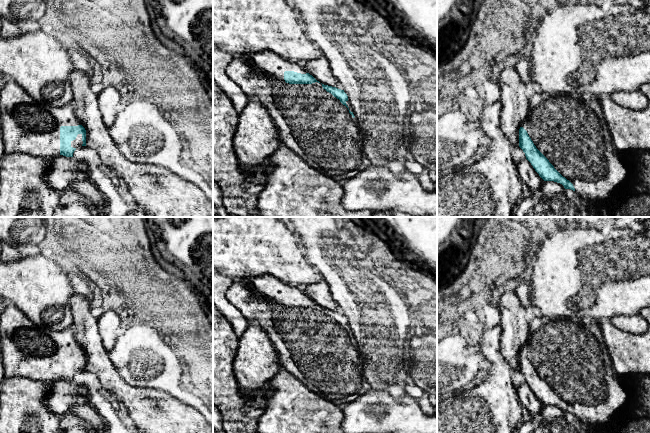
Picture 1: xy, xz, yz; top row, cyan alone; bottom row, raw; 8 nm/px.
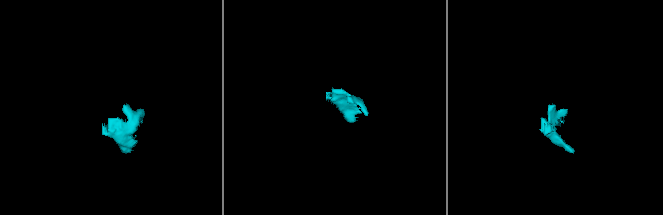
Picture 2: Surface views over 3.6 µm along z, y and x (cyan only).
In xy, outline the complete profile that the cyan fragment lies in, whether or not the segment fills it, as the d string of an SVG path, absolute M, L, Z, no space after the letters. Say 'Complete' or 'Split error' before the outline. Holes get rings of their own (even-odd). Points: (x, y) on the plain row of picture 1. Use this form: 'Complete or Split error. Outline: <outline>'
Split error. Outline: M6 304L0 316L0 339L4 379L24 377L46 383L57 379L73 381L78 371L86 370L86 354L77 343L72 328L62 331L41 328L12 304Z

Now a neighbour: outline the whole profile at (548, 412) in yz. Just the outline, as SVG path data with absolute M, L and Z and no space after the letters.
M543 405L539 415L545 420L563 420L565 412L562 408L554 405Z

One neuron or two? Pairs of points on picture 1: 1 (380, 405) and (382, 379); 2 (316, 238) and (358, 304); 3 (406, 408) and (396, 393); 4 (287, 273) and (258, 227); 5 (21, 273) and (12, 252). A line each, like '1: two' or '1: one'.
1: two
2: one
3: two
4: one
5: two

